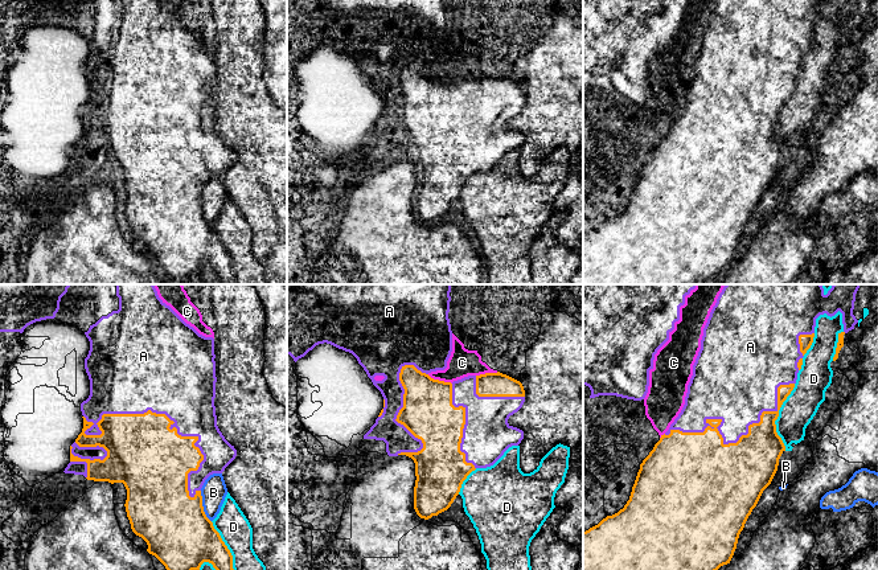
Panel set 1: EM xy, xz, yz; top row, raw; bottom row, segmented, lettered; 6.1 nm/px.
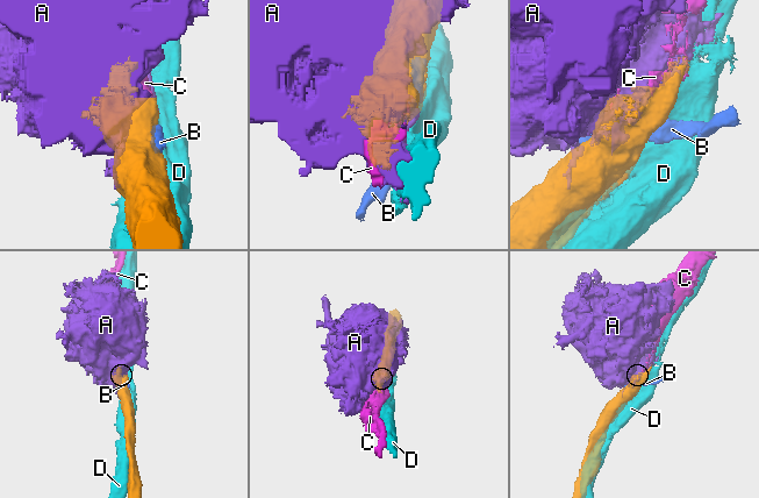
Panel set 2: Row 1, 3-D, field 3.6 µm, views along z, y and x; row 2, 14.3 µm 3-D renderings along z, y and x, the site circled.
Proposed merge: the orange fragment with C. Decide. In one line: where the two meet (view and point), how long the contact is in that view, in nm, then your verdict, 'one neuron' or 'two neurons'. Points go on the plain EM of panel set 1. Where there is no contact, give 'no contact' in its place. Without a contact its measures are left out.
contact xz (438, 83); length 160 nm; one neuron

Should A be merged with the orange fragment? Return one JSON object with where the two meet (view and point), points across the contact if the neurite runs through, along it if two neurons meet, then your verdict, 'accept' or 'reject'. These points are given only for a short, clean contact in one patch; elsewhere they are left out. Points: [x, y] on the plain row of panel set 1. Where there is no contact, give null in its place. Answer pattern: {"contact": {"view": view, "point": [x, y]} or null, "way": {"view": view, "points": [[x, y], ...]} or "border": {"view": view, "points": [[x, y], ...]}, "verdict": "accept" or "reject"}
{"contact": {"view": "xy", "point": [175, 131]}, "verdict": "reject"}

